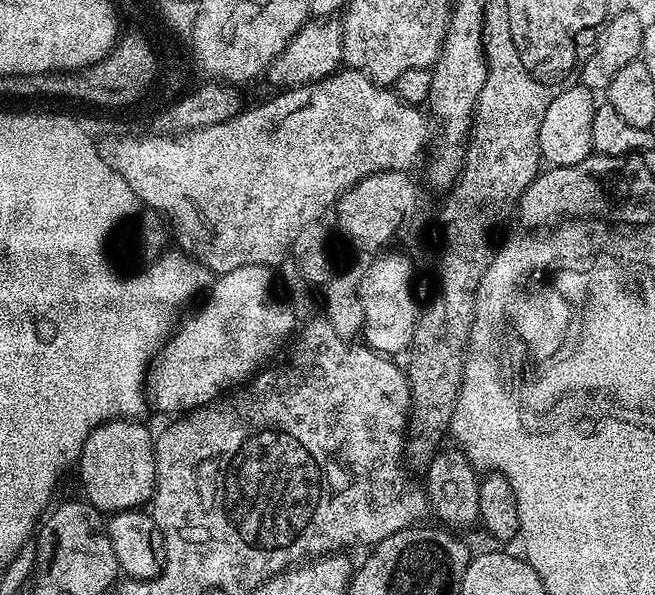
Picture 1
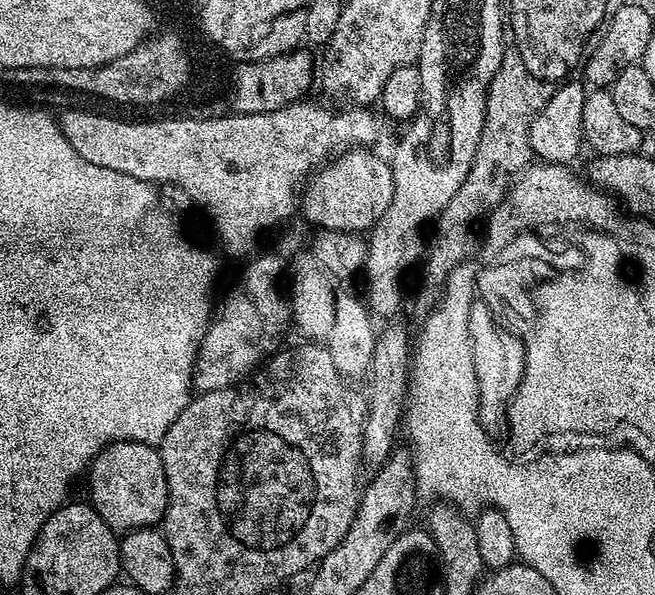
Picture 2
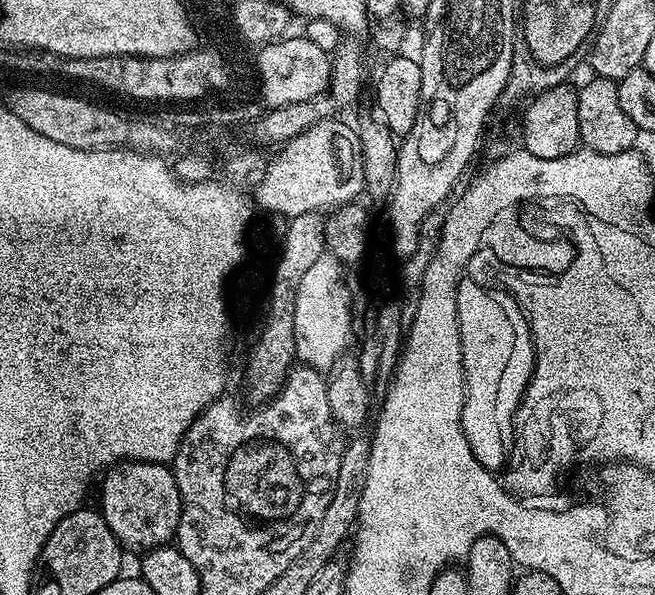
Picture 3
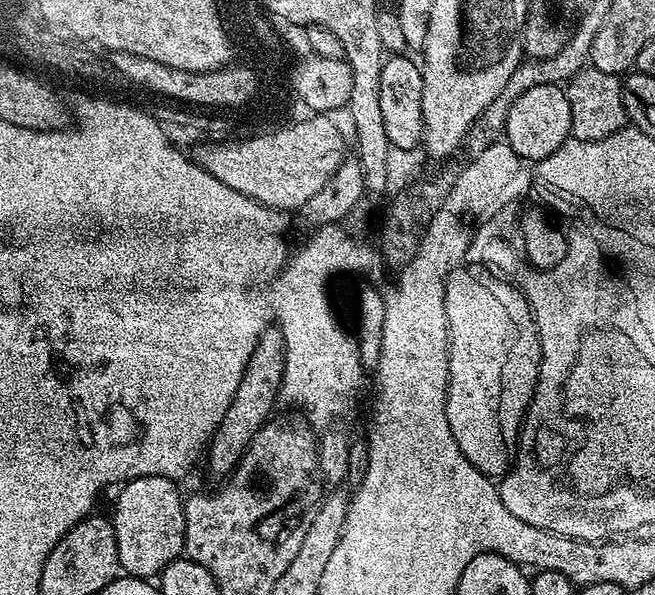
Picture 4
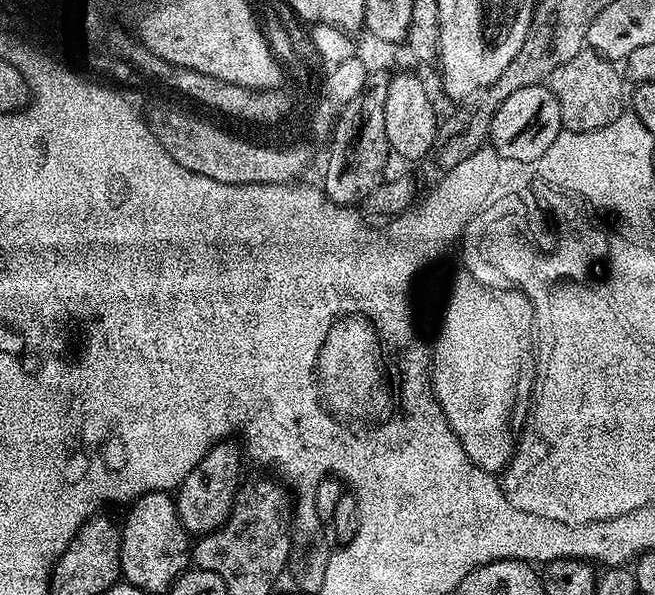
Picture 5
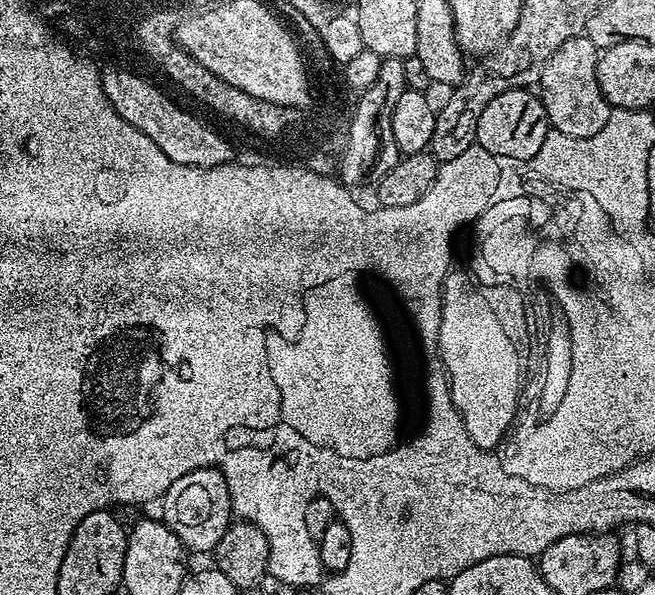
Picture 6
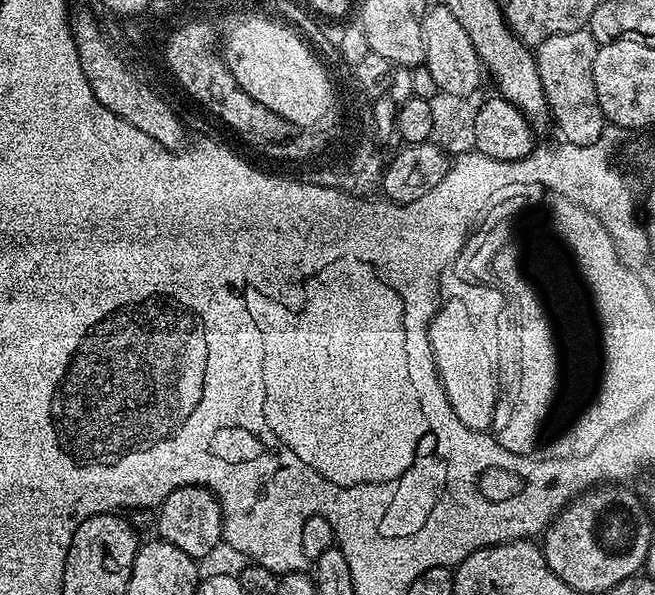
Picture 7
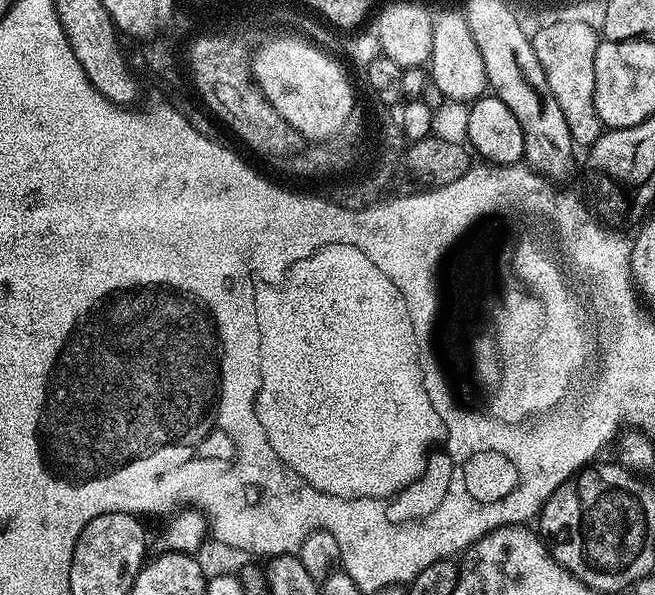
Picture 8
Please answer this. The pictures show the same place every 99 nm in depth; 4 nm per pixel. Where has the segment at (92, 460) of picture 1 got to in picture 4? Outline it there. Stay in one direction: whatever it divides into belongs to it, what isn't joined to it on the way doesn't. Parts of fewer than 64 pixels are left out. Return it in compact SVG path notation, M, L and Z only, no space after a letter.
M139 476L127 481L119 489L116 496L116 509L110 512L112 529L118 542L118 558L121 569L129 576L141 578L156 578L164 571L170 562L181 559L184 556L184 531L186 530L186 518L184 517L185 497L180 496L177 481L161 476Z

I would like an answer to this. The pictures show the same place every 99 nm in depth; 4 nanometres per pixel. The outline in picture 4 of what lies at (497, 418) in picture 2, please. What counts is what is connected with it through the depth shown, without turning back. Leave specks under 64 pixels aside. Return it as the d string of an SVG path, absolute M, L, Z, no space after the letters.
M461 266L448 275L445 290L446 322L448 323L448 391L444 397L444 405L446 406L446 422L450 426L451 433L454 434L455 441L458 442L458 447L462 450L462 454L482 474L491 478L503 478L508 475L508 469L514 463L514 457L520 439L521 424L519 422L496 422L496 404L492 404L492 398L498 398L498 392L506 386L506 378L526 378L528 376L526 380L528 380L528 386L530 388L536 388L537 384L541 383L542 377L540 370L532 370L532 368L540 368L540 348L534 348L534 340L532 340L532 335L536 331L528 299L509 283L506 286L484 286L484 284L480 284L480 276L484 271L485 269L480 266Z

